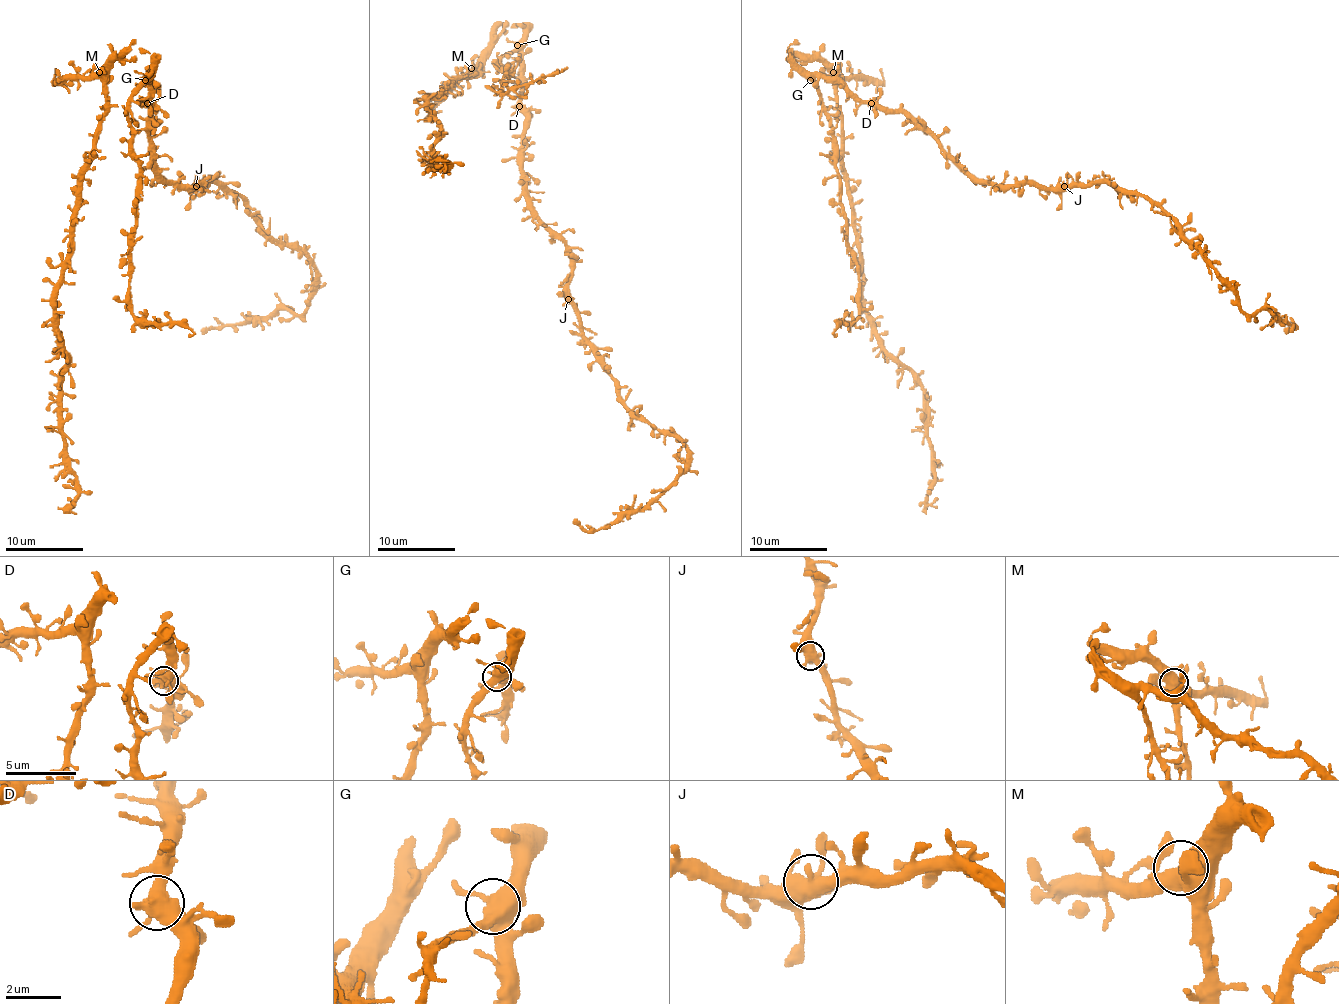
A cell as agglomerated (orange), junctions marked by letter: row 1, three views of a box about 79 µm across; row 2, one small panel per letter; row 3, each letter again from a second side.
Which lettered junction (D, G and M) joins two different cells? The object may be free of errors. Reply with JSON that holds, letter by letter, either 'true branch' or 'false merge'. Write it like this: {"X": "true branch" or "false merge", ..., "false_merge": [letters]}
{"D": "true branch", "G": "true branch", "M": "true branch", "false_merge": []}

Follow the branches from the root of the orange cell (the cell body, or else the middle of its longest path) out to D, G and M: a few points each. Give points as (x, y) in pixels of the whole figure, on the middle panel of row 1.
D: (523, 134), (525, 111), (519, 105)
G: (523, 134), (521, 49), (517, 45)
M: (523, 134), (521, 51), (506, 53), (486, 72), (471, 68)

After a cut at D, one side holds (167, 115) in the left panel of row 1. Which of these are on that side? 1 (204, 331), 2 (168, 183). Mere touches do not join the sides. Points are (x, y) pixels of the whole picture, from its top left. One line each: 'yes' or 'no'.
1: yes
2: yes

